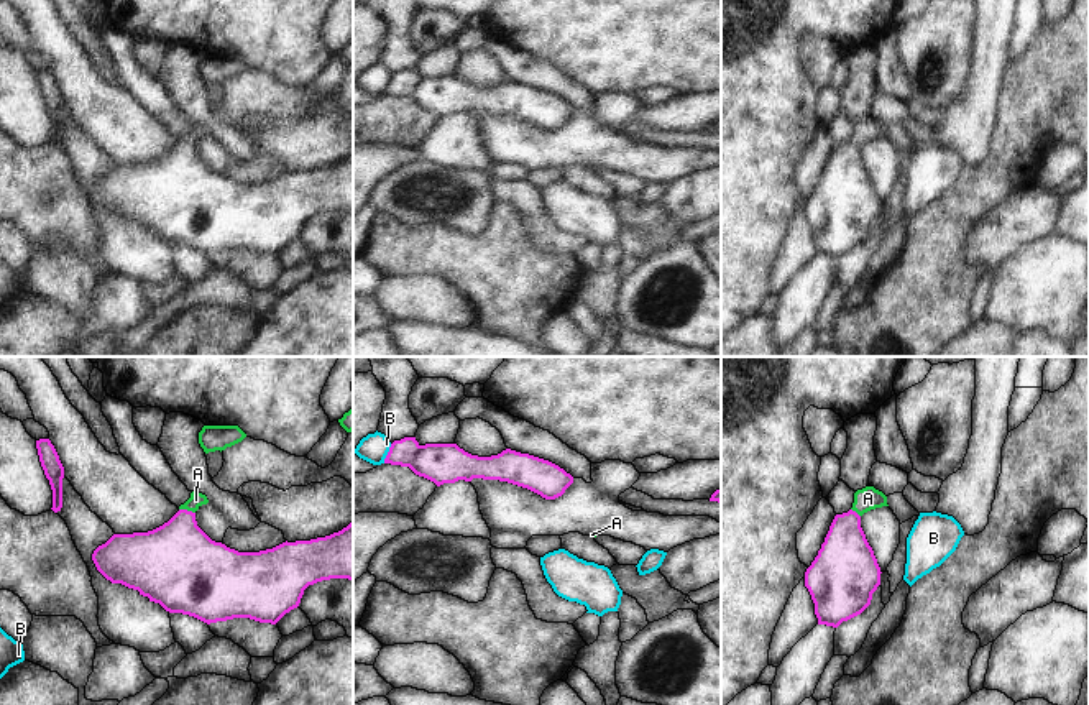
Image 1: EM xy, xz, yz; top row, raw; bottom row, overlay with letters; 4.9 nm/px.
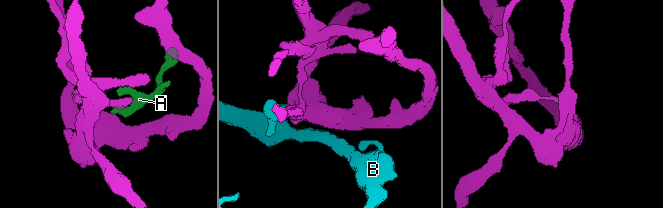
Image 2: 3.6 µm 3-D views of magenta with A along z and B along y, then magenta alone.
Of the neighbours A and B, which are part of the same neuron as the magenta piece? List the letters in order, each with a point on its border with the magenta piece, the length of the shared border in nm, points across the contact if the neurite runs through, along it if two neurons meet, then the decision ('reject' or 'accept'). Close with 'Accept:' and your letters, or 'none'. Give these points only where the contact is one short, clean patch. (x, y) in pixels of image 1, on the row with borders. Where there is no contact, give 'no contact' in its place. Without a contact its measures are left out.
A: meets magenta in xy at (186, 510); contact 80 nm long; runs through xy (178, 559), (186, 510), (196, 500); accept
B: meets magenta in xz at (388, 454); contact 100 nm long; reject
Accept: A

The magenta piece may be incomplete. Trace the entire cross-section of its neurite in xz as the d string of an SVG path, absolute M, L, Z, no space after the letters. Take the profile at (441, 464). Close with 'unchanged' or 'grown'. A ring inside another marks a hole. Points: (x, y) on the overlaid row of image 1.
M416 437L394 440L384 458L384 463L409 467L416 475L434 482L437 486L455 483L458 480L471 482L473 478L508 482L527 488L545 500L555 500L573 483L573 477L558 465L511 449L498 455L478 457L465 452L457 444L425 444L420 445Z; unchanged

